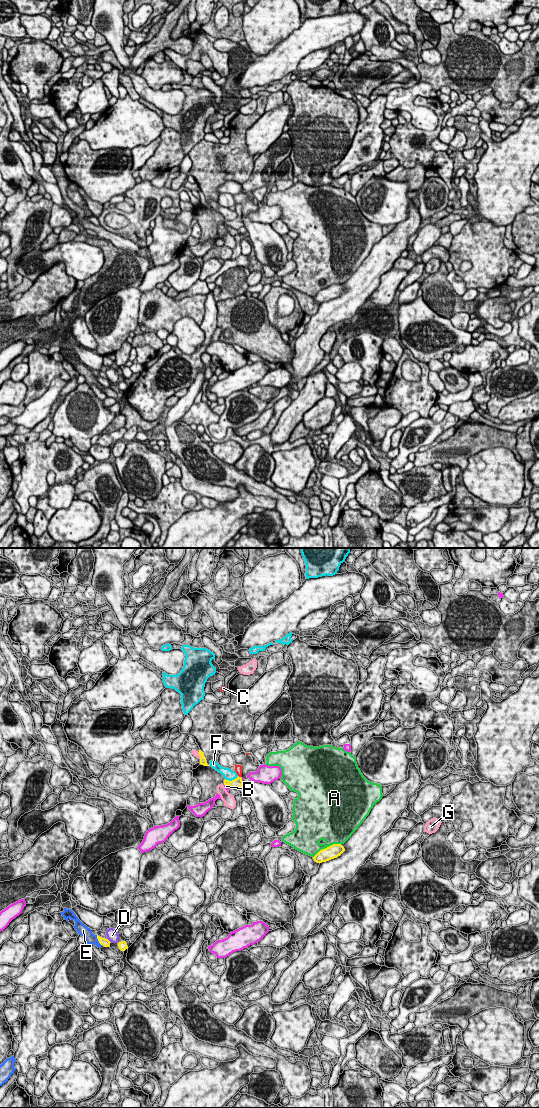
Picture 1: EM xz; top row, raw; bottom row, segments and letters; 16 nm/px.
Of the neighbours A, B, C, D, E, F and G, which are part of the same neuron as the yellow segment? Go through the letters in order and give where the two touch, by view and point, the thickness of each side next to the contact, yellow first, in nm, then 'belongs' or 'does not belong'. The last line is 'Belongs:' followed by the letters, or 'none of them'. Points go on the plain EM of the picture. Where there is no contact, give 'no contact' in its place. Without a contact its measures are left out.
A: xz (327, 287) | 220/360 nm | does not belong
B: xz (228, 225) | 170/60 nm | does not belong
C: xz (238, 216) | 170/130 nm | belongs
D: xz (108, 380) | 130/190 nm | does not belong
E: xz (98, 380) | 130/180 nm | does not belong
F: xz (232, 220) | 170/170 nm | does not belong
G: xz (199, 195) | 100/90 nm | does not belong
Belongs: C

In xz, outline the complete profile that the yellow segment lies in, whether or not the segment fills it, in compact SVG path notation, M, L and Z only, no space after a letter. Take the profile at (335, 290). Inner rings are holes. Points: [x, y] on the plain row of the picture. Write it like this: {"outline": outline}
{"outline": "M333 284L325 289L320 290L314 297L314 301L322 303L337 298L345 291L341 284Z"}

